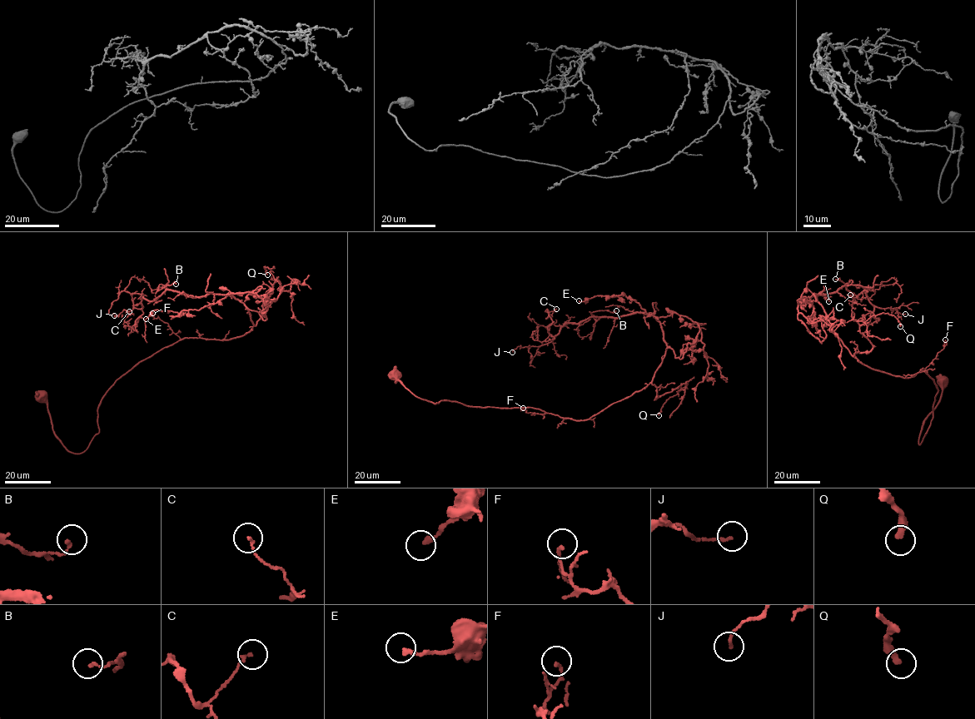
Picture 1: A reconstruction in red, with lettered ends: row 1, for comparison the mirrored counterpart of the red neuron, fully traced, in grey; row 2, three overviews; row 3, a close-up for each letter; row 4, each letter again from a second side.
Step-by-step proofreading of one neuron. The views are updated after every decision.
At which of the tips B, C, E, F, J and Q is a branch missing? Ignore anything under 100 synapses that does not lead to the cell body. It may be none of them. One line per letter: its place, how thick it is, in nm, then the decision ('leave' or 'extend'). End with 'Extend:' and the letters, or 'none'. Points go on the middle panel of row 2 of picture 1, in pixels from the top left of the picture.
B: (616, 310) | 150 nm | leave
C: (556, 309) | 140 nm | leave
E: (579, 300) | 220 nm | leave
F: (523, 408) | 90 nm | leave
J: (512, 352) | 140 nm | leave
Q: (659, 415) | 340 nm | leave
Extend: none

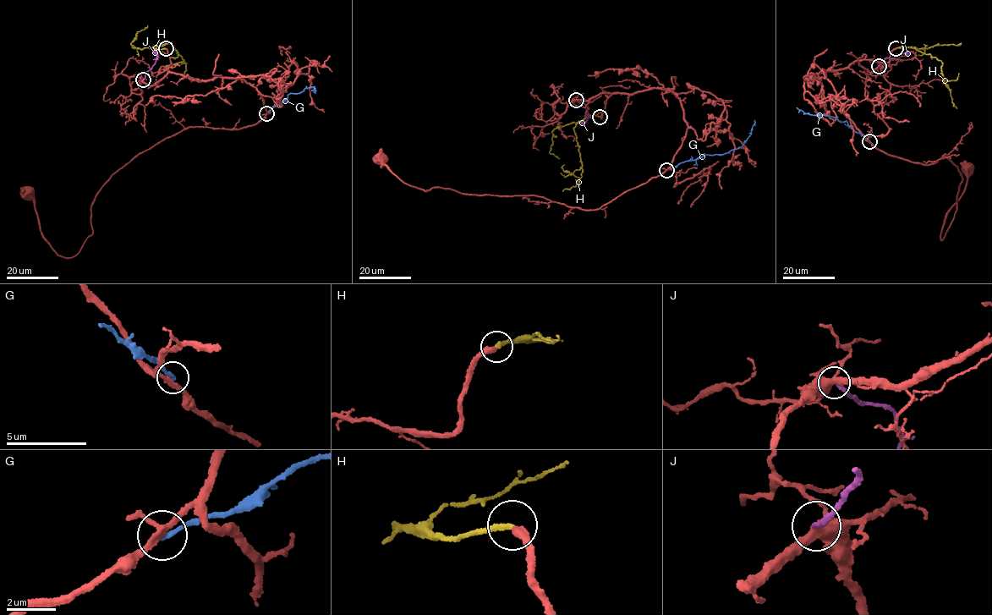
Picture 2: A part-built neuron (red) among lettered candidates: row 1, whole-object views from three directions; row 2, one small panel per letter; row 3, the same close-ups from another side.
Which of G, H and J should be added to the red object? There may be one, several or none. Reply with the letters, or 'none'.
H

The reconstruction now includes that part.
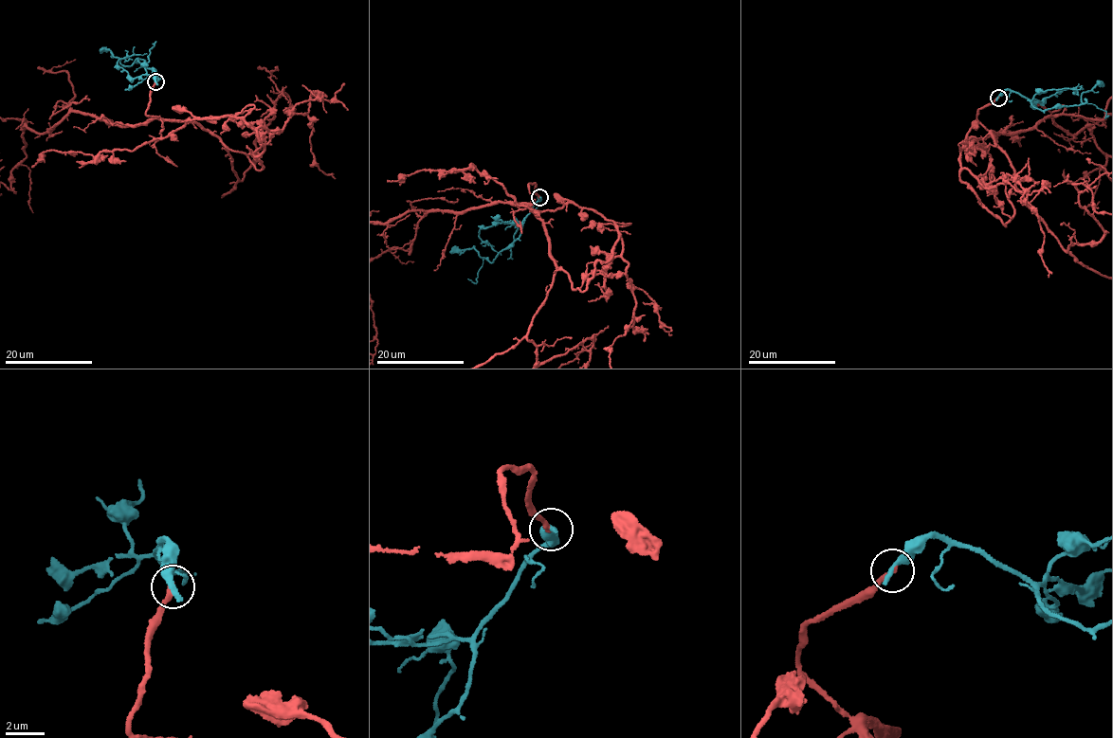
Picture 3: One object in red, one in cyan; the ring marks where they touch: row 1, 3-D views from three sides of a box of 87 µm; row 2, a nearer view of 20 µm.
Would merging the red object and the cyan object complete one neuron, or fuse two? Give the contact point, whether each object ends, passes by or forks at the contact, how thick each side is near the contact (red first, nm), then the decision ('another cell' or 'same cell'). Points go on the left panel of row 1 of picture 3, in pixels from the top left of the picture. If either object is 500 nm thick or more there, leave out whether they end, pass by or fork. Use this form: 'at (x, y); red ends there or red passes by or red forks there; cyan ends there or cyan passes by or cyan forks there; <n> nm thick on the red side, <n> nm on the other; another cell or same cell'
at (155, 81); red ends there; cyan ends there; 280 nm thick on the red side, 440 nm on the other; another cell

